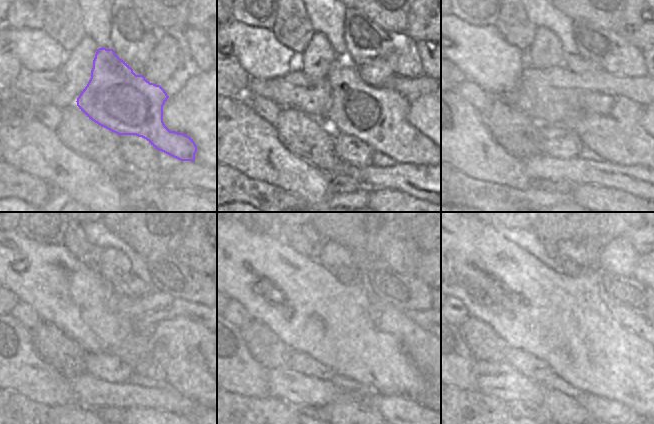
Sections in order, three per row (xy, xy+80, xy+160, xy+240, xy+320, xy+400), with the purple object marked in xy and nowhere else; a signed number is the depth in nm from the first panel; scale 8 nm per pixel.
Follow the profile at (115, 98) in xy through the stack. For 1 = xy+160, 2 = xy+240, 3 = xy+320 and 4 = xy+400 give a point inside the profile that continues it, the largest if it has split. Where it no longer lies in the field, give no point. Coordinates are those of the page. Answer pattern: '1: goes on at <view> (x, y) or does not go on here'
1: goes on at xy+160 (610, 124)
2: goes on at xy+240 (194, 361)
3: goes on at xy+320 (420, 345)
4: goes on at xy+400 (639, 325)

